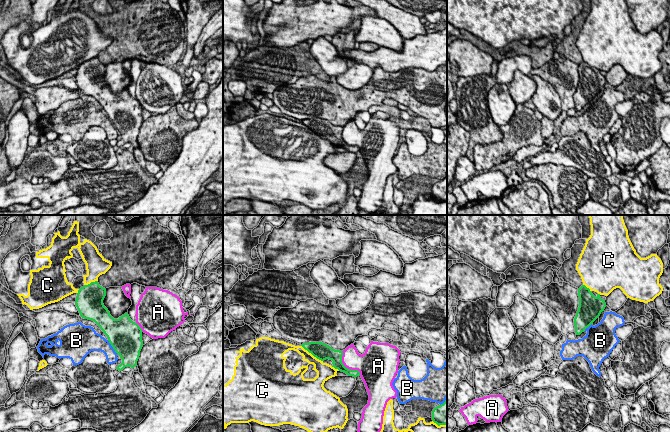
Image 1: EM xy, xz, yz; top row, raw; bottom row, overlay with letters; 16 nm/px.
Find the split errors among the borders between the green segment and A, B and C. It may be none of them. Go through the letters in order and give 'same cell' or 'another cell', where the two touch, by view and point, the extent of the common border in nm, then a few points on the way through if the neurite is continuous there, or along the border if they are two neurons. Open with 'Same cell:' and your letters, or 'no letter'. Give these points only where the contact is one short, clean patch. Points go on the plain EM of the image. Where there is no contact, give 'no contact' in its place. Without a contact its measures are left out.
Same cell: no letter
A: another cell; meets green in xz at (345, 143); contact 480 nm long
B: another cell; meets green in xy at (112, 122); contact 280 nm long
C: another cell; meets green in xz at (312, 130); contact 440 nm long

